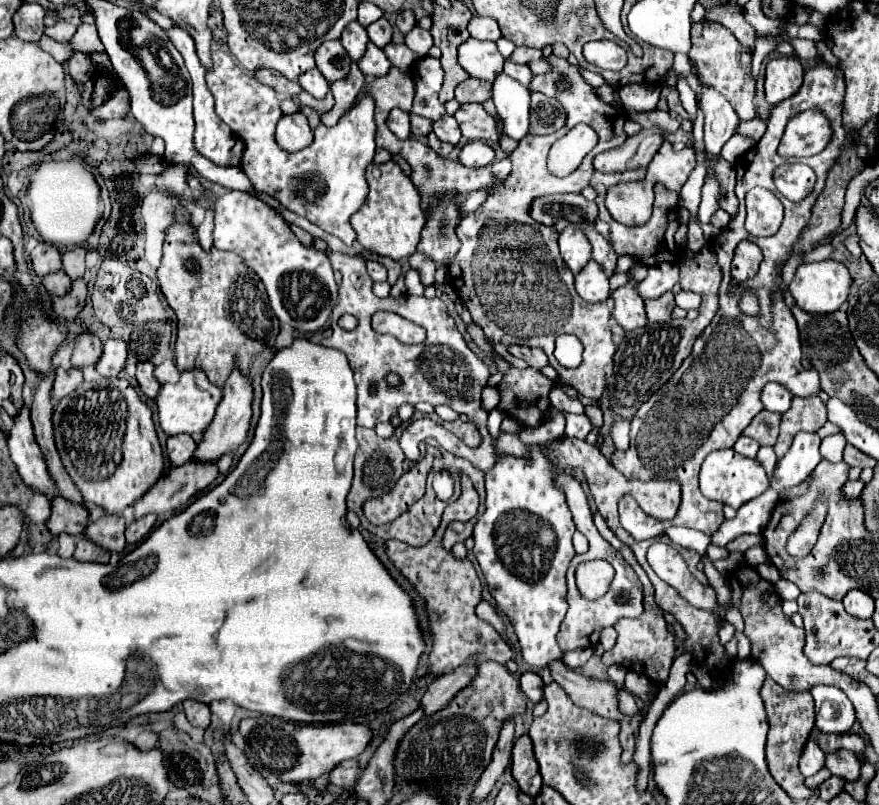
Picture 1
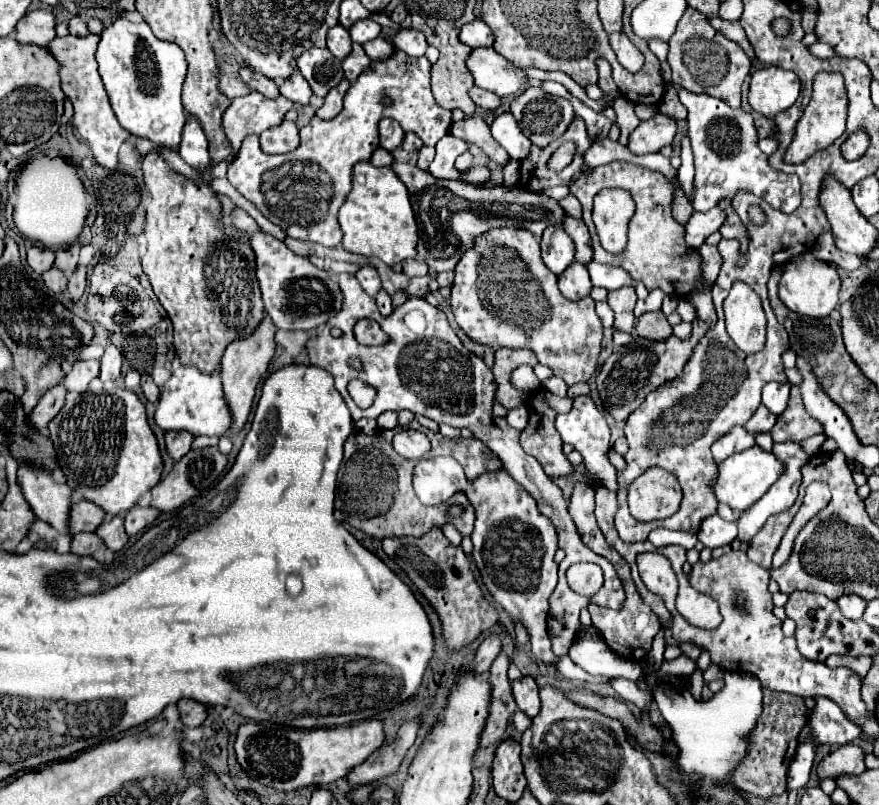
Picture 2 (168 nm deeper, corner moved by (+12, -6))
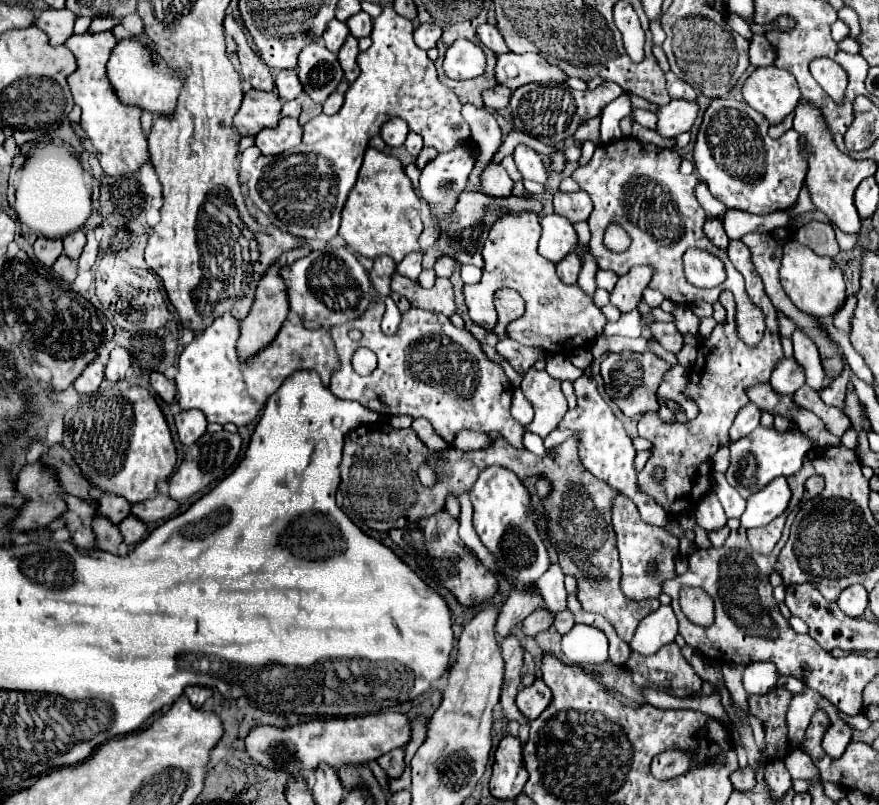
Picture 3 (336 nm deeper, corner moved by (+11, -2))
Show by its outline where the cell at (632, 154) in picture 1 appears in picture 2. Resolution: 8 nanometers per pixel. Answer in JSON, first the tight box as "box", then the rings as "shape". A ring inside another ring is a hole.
{"box":[629,112,677,154],"shape":[[[655,112],[653,118],[641,122],[629,136],[629,148],[633,154],[659,152],[663,146],[671,144],[677,134],[677,122],[673,116]]]}

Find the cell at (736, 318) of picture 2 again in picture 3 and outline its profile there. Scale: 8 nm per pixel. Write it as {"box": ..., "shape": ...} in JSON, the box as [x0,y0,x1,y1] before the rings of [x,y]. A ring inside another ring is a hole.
{"box":[572,136,766,348],"shape":[[[624,136],[610,144],[600,144],[586,166],[578,166],[572,172],[572,180],[580,184],[584,192],[594,202],[594,210],[588,218],[588,226],[592,232],[590,252],[600,268],[614,270],[616,274],[626,274],[632,266],[648,266],[654,270],[650,288],[660,290],[668,300],[674,304],[696,304],[696,302],[710,302],[718,300],[722,290],[730,290],[736,302],[736,334],[738,338],[756,348],[766,330],[766,318],[760,306],[756,306],[744,288],[742,274],[730,266],[726,250],[718,250],[702,232],[706,222],[706,212],[698,204],[694,196],[694,186],[700,182],[698,176],[684,176],[680,172],[680,154],[670,148],[658,148],[654,144],[640,144],[632,136]],[[612,220],[618,220],[624,230],[630,234],[632,244],[626,252],[614,254],[602,244],[602,234]],[[688,248],[700,248],[716,258],[720,258],[726,266],[726,280],[714,288],[696,288],[684,276],[684,262],[682,256]]]}

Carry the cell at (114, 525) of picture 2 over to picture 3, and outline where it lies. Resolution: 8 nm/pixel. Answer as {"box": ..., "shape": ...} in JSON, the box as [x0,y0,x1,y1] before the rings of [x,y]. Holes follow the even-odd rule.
{"box":[118,516,146,546],"shape":[[[126,516],[126,518],[118,524],[118,528],[120,528],[120,534],[122,534],[124,542],[130,544],[130,546],[136,544],[136,542],[140,542],[140,538],[142,538],[144,532],[146,532],[144,524],[142,524],[138,518],[134,518],[134,516]]]}

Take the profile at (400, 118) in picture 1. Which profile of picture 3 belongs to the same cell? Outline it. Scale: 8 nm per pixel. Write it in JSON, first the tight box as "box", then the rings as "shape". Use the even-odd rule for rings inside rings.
{"box":[380,118,408,146],"shape":[[[390,118],[380,130],[380,136],[388,146],[402,146],[406,134],[408,134],[408,126],[402,118]]]}

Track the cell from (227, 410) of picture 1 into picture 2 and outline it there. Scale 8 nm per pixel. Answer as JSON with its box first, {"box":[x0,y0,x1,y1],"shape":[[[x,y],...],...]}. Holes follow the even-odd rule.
{"box":[221,316,277,432],"shape":[[[265,316],[261,320],[261,326],[253,334],[245,336],[245,338],[237,338],[225,348],[225,354],[221,358],[221,378],[223,378],[225,398],[227,398],[227,404],[229,404],[231,414],[233,414],[231,432],[239,432],[247,422],[247,416],[251,412],[251,404],[255,398],[255,390],[257,390],[261,378],[265,376],[269,362],[275,354],[275,340],[273,340],[275,332],[277,332],[277,328],[273,326],[271,318]]]}

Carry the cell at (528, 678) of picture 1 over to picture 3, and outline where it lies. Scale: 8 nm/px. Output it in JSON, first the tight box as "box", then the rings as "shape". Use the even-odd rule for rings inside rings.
{"box":[516,678,552,720],"shape":[[[536,678],[532,686],[522,688],[522,690],[518,692],[516,704],[518,704],[520,712],[522,712],[528,720],[534,720],[534,718],[538,718],[538,716],[542,714],[542,710],[548,706],[550,698],[552,698],[552,692],[548,690],[548,686],[546,686],[540,678]]]}

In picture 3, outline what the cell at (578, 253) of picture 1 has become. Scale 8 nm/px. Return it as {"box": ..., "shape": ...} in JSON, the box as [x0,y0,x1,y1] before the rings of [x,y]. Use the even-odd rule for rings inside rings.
{"box":[538,214,578,264],"shape":[[[558,214],[544,216],[540,224],[542,224],[542,238],[538,244],[538,252],[546,260],[558,264],[564,256],[572,252],[572,248],[578,242],[578,234],[574,226],[564,216]]]}

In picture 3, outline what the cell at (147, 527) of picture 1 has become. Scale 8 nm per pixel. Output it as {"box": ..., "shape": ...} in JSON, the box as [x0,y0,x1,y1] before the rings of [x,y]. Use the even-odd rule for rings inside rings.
{"box":[132,496,178,524],"shape":[[[156,496],[150,498],[142,504],[132,504],[132,516],[140,518],[140,522],[150,524],[150,522],[158,522],[164,518],[170,518],[178,508],[178,502],[172,500],[170,496]]]}

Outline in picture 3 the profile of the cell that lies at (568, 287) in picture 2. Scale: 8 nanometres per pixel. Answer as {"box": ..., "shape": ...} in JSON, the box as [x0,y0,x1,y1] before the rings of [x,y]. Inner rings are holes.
{"box":[556,252,582,284],"shape":[[[570,252],[564,260],[560,260],[556,264],[556,270],[558,270],[558,276],[564,284],[576,284],[578,282],[578,274],[582,270],[582,260],[578,258],[578,254]]]}

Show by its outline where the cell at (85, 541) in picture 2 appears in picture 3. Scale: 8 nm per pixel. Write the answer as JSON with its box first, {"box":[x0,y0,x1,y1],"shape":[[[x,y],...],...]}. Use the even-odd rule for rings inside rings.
{"box":[92,518,122,554],"shape":[[[96,518],[92,522],[92,530],[96,534],[96,548],[98,550],[110,552],[110,554],[118,552],[122,536],[120,536],[120,530],[116,524],[112,524],[108,518]]]}

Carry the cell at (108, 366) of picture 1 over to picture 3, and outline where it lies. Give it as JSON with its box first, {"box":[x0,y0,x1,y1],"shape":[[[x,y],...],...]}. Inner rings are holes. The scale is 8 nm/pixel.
{"box":[106,346,130,380],"shape":[[[116,346],[112,352],[110,352],[110,358],[108,358],[108,364],[106,364],[106,380],[122,380],[126,376],[130,368],[130,356],[128,356],[128,350],[126,348],[120,348]]]}

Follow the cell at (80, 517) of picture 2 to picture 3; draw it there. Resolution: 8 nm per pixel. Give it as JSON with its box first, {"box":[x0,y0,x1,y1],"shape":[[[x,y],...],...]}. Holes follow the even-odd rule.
{"box":[96,496,130,522],"shape":[[[100,496],[96,500],[96,516],[110,518],[110,522],[122,522],[130,514],[130,502],[118,496]]]}

